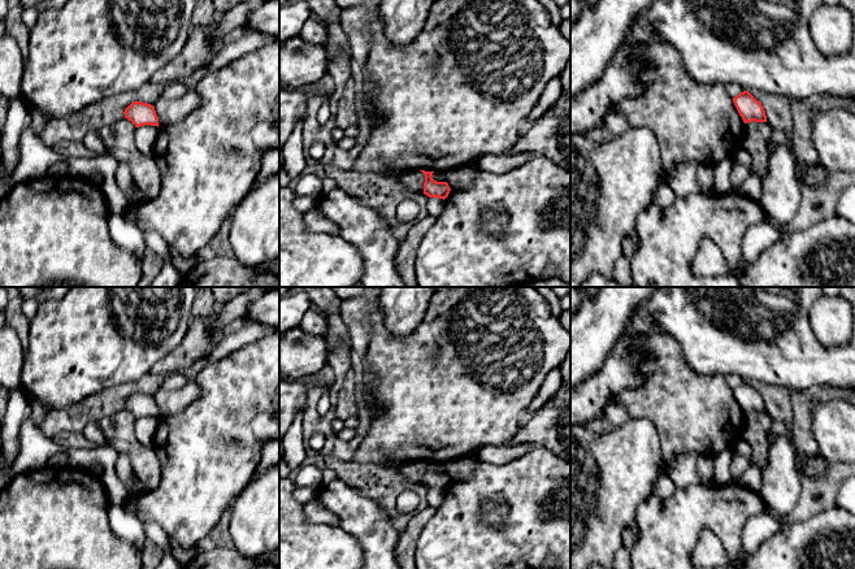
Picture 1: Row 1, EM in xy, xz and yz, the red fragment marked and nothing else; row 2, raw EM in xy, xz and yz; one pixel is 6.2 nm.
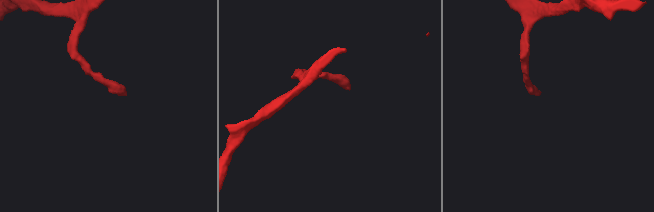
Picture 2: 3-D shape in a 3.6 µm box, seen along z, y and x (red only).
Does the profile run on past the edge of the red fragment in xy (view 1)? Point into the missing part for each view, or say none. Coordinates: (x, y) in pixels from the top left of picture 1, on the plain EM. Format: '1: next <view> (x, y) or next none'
1: next none

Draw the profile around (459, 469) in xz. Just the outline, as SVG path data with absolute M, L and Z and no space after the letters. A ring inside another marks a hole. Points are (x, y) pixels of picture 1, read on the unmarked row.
M464 456L447 461L444 468L451 482L459 482L470 478L477 465L478 460L476 456Z

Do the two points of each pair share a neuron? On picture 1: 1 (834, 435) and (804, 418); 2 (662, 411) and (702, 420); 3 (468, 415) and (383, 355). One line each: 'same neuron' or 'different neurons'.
1: different neurons
2: same neuron
3: same neuron

